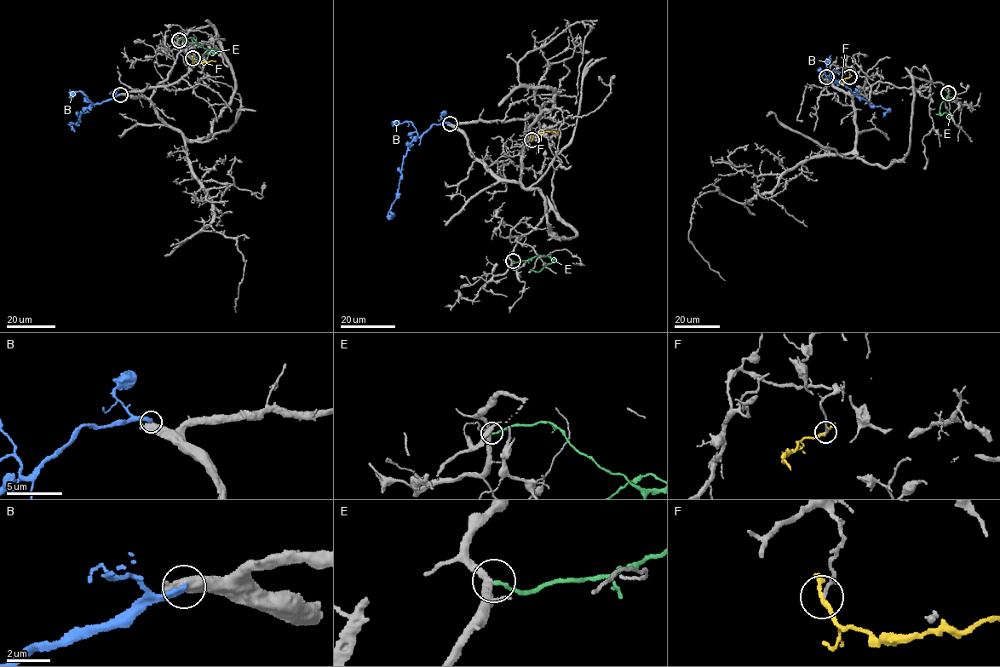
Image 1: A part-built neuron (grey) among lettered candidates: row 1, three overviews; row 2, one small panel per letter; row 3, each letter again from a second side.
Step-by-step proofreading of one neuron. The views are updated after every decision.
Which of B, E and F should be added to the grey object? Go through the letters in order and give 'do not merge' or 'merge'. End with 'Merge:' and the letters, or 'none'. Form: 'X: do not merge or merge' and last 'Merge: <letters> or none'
B: do not merge
E: do not merge
F: do not merge
Merge: none

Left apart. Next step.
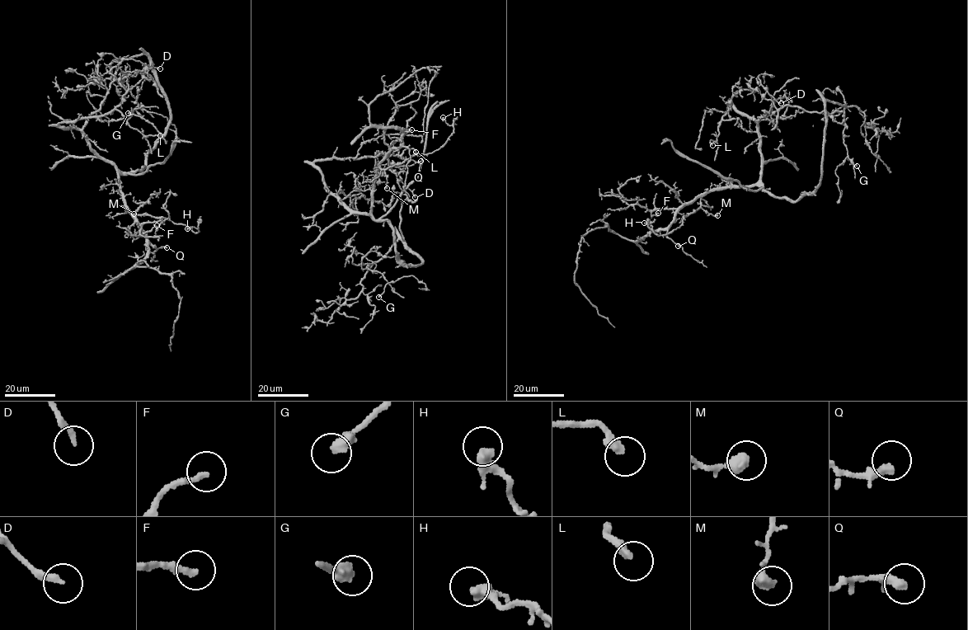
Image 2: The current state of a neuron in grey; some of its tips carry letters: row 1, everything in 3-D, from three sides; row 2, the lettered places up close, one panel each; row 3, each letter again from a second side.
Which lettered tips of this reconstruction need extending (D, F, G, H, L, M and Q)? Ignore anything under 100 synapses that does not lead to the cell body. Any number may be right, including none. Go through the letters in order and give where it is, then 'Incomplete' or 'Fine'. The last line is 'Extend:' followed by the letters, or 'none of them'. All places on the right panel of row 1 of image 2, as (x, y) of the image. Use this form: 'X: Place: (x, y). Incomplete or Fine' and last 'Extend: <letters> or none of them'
D: Place: (781, 103). Fine
F: Place: (658, 213). Fine
G: Place: (857, 166). Fine
H: Place: (644, 223). Fine
L: Place: (712, 145). Fine
M: Place: (717, 215). Fine
Q: Place: (678, 246). Fine
Extend: none of them

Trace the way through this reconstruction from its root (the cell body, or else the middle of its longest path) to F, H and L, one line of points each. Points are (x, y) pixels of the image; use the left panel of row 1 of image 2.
F: (119, 180), (124, 202), (134, 220), (129, 227), (132, 237), (136, 239), (157, 225)
H: (119, 180), (128, 212), (164, 217), (198, 231), (195, 228), (187, 228)
L: (119, 180), (115, 166), (90, 148), (82, 131), (58, 124), (119, 110), (143, 134), (160, 135)

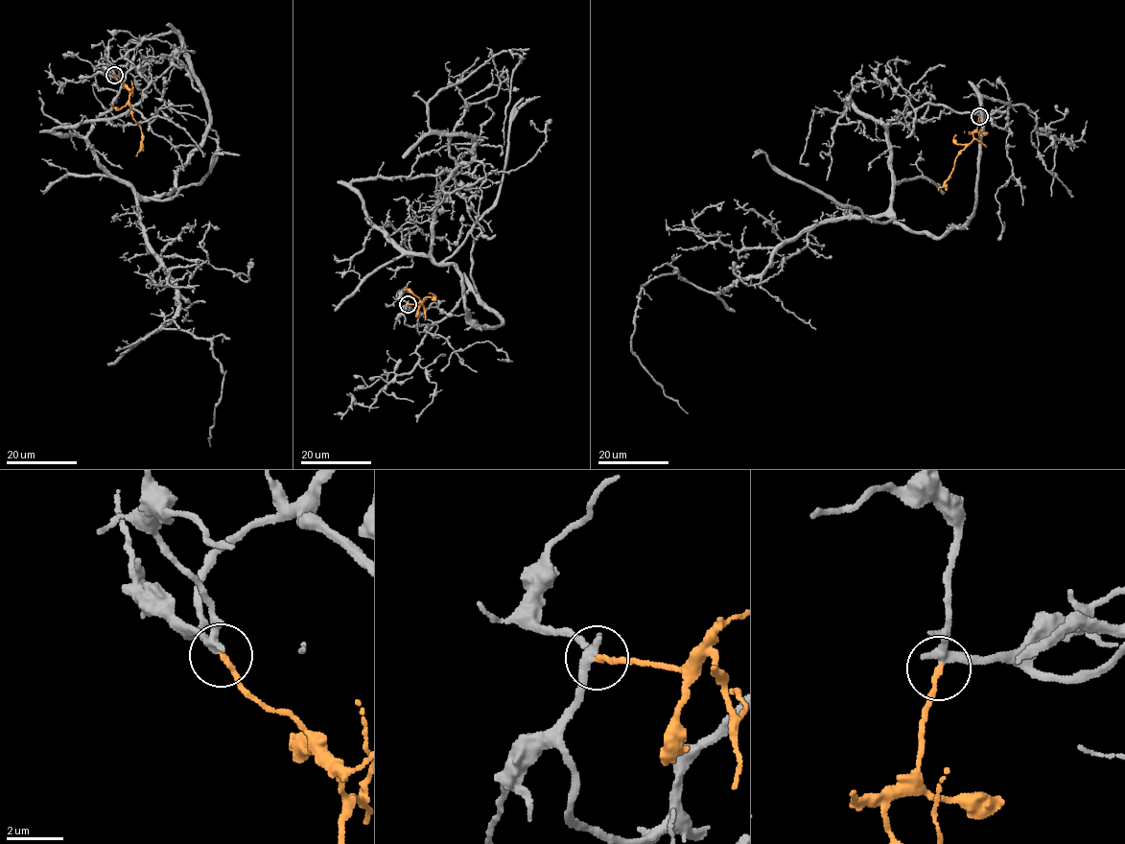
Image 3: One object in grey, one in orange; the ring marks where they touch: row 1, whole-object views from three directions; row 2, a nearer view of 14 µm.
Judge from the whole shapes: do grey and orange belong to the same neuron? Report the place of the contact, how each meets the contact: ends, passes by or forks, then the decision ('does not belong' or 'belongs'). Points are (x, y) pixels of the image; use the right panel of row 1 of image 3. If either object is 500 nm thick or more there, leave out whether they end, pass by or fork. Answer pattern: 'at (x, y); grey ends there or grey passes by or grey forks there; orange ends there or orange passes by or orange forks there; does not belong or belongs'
at (979, 116); grey passes by; orange ends there; belongs

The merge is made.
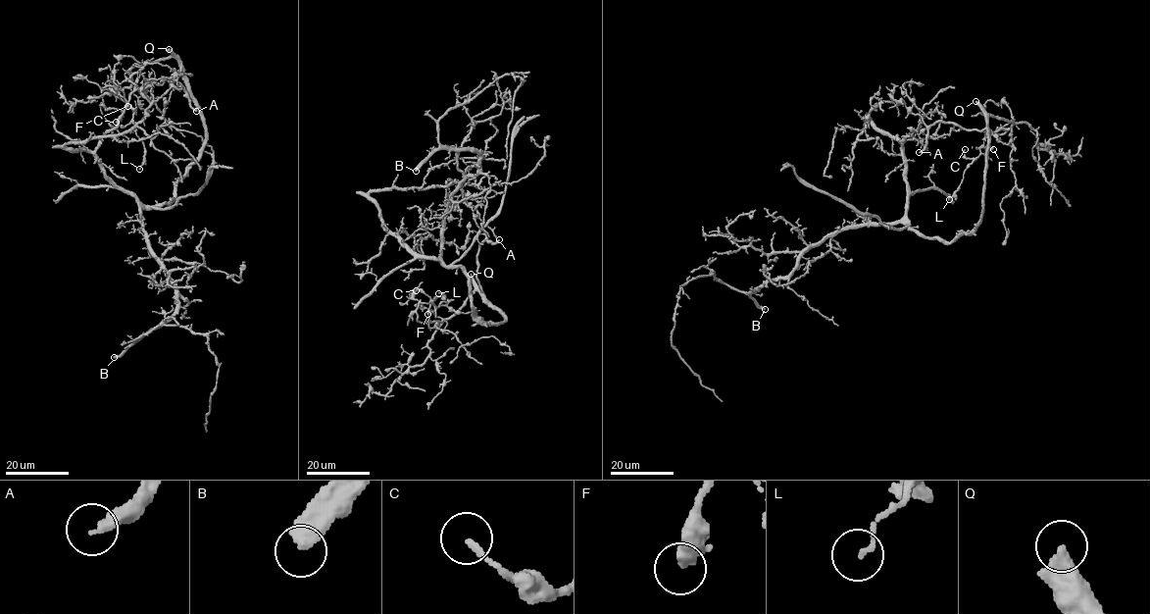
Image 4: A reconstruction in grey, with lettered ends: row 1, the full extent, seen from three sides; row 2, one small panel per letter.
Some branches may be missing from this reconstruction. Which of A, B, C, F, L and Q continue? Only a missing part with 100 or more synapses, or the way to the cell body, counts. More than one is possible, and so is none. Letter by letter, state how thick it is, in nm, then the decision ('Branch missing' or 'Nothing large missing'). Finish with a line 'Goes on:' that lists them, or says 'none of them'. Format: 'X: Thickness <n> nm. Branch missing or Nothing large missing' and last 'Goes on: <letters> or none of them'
A: Thickness 300 nm. Branch missing
B: Thickness 400 nm. Branch missing
C: Thickness 170 nm. Nothing large missing
F: Thickness 550 nm. Nothing large missing
L: Thickness 120 nm. Nothing large missing
Q: Thickness 460 nm. Branch missing
Goes on: A, B, Q

